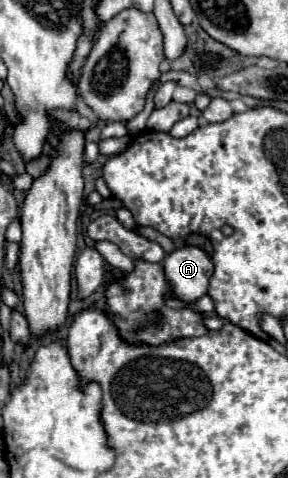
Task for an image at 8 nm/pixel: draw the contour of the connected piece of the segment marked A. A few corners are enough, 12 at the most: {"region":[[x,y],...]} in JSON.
{"region":[[187,244],[163,268],[173,292],[199,300],[213,276],[207,252]]}

